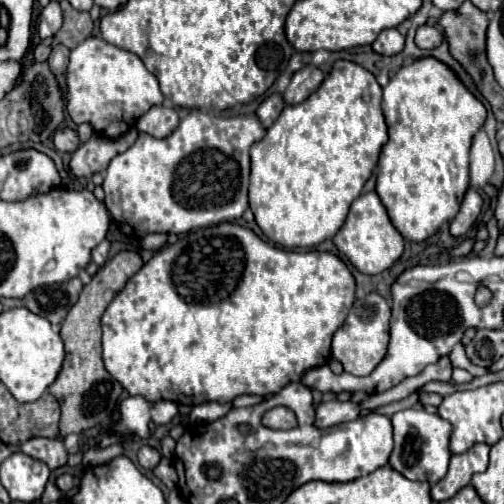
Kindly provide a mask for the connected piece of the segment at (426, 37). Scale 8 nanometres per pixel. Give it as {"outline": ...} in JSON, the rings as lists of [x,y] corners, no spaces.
{"outline":[[[421,25],[417,29],[417,35],[415,35],[415,45],[419,49],[435,49],[443,43],[443,35],[439,29],[435,27],[429,27],[429,25]]]}

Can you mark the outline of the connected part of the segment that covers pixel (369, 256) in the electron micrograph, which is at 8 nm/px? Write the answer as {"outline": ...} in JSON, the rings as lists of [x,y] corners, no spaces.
{"outline":[[[371,191],[371,193],[363,193],[361,197],[357,197],[351,203],[349,215],[347,215],[343,227],[335,233],[333,243],[355,265],[355,269],[359,273],[377,275],[377,273],[389,269],[401,257],[405,241],[403,241],[401,233],[391,225],[389,215],[387,215],[383,203],[379,201],[377,193]]]}

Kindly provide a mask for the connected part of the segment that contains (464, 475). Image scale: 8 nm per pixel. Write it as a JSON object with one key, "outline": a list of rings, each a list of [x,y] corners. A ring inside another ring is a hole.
{"outline":[[[477,443],[461,455],[451,455],[445,479],[441,479],[431,487],[431,499],[433,501],[451,499],[461,487],[469,485],[475,473],[483,473],[487,469],[487,461],[489,461],[489,445],[485,443]]]}

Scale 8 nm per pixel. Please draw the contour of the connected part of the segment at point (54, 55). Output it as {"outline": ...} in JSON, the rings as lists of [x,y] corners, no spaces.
{"outline":[[[55,45],[49,55],[49,67],[55,75],[63,75],[69,63],[69,49],[65,45]]]}

